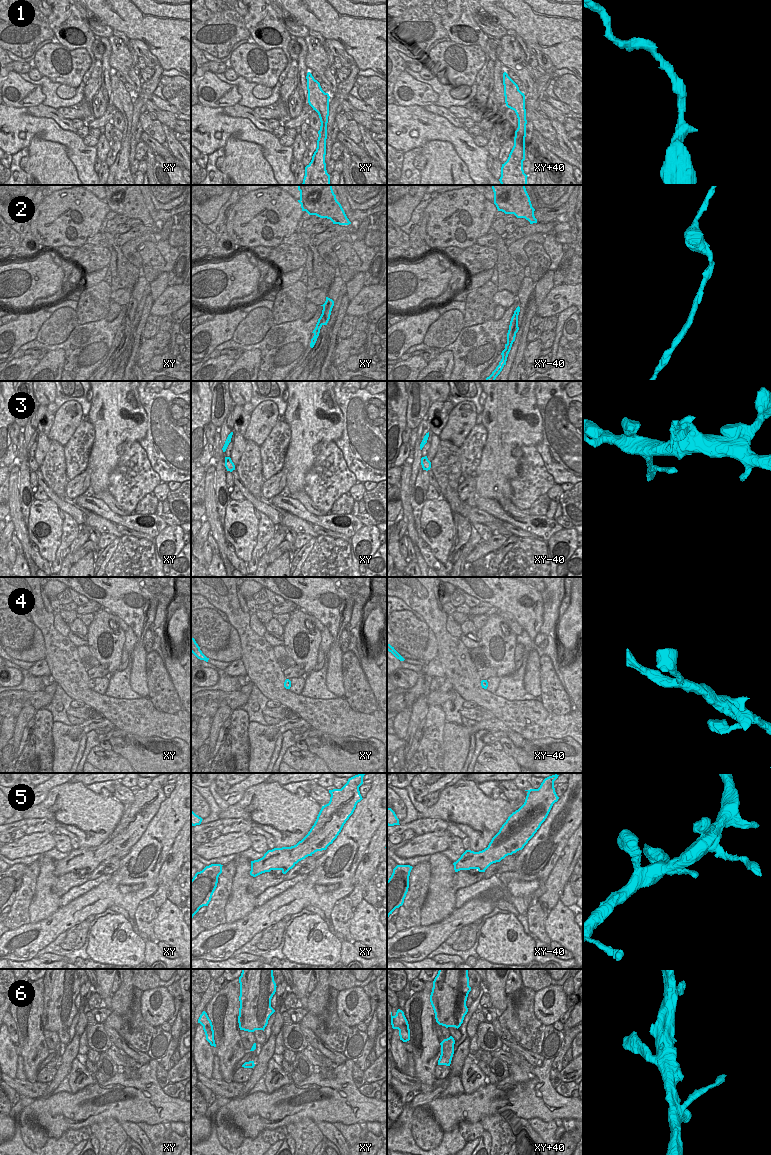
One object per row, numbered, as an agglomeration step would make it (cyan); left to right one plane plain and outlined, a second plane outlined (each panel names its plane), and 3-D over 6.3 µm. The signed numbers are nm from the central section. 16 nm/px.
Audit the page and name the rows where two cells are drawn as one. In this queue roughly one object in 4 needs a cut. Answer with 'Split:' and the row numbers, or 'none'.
Split: none.

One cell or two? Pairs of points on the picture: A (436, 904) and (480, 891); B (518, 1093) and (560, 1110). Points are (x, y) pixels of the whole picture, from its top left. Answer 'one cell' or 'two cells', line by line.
A: two cells
B: one cell

